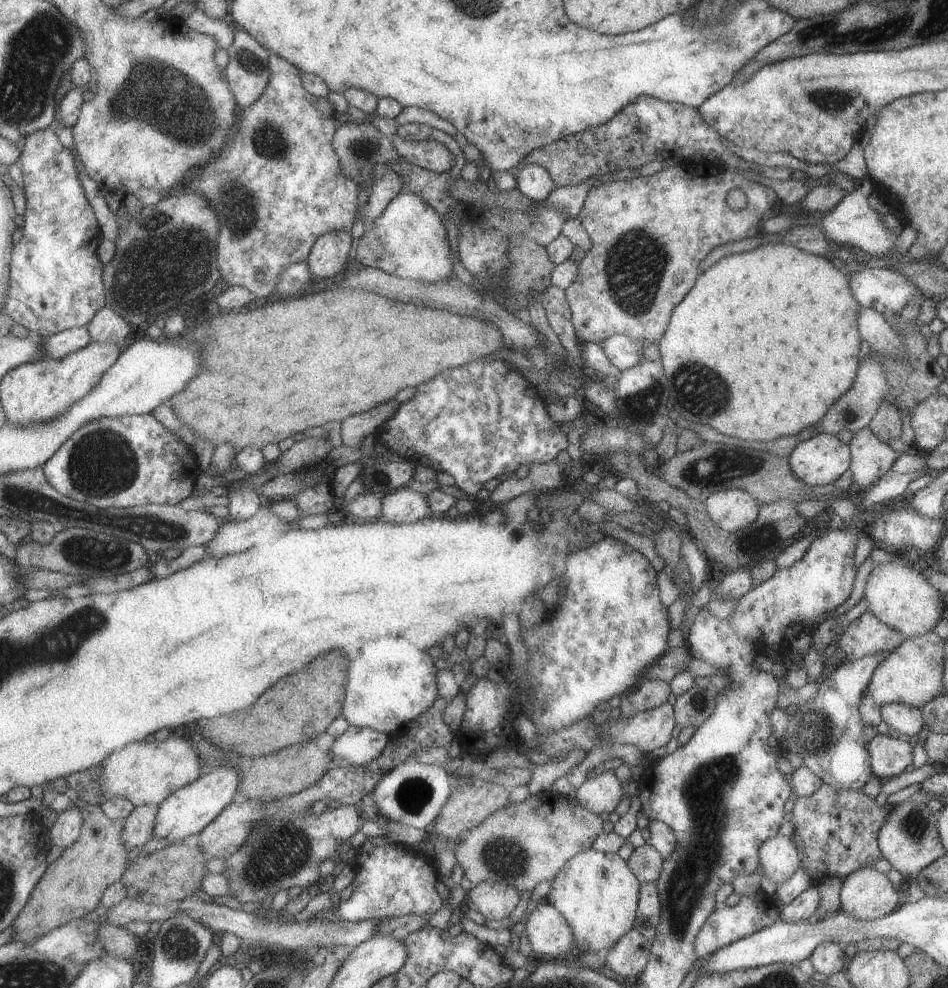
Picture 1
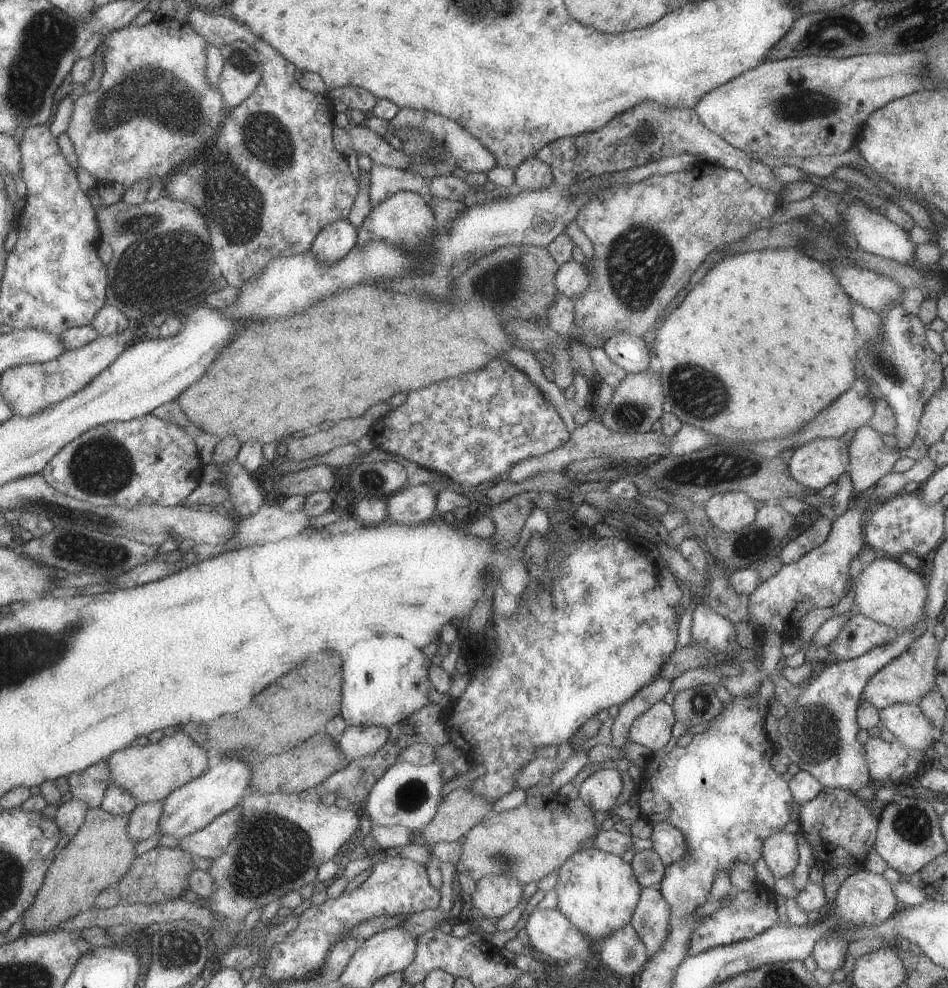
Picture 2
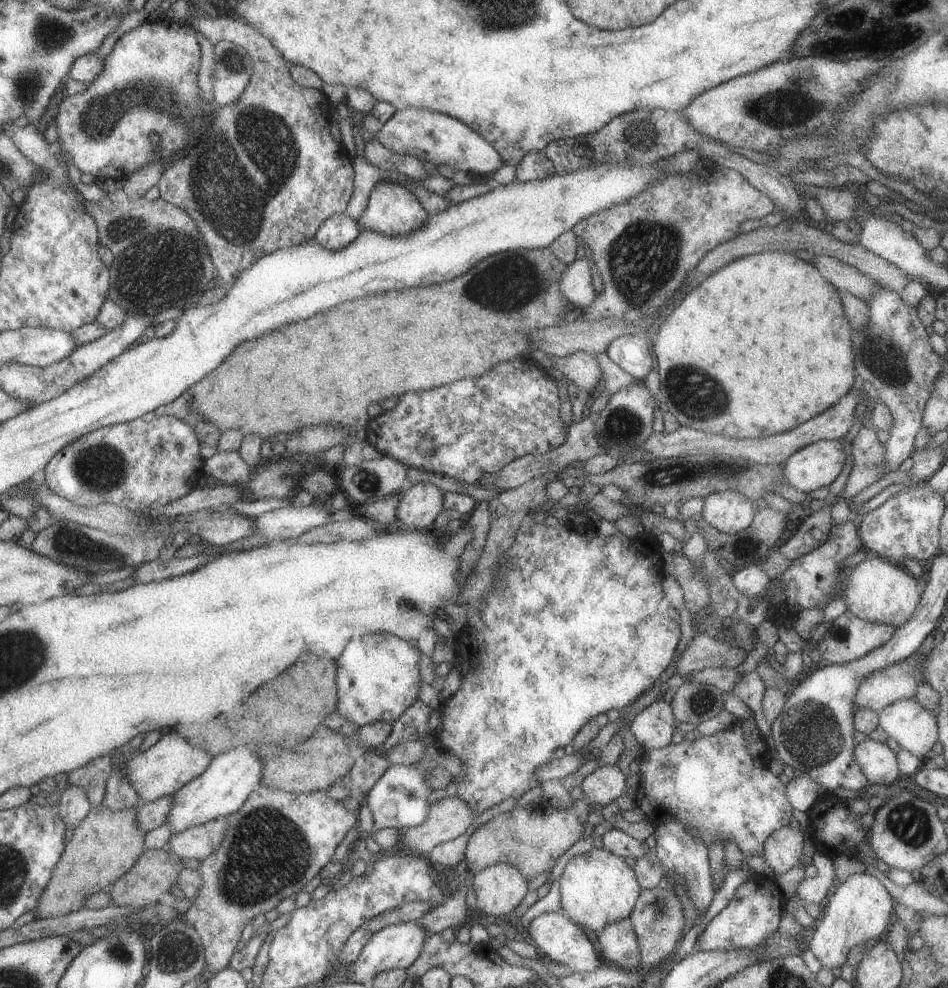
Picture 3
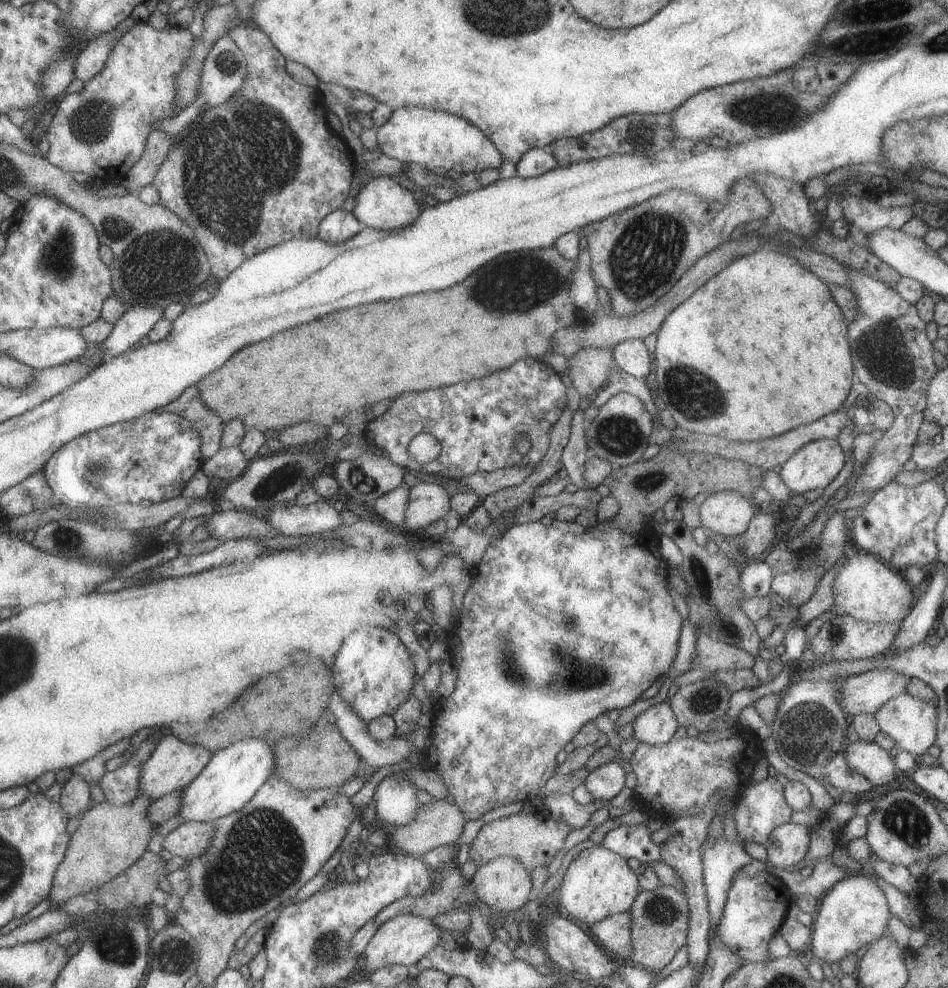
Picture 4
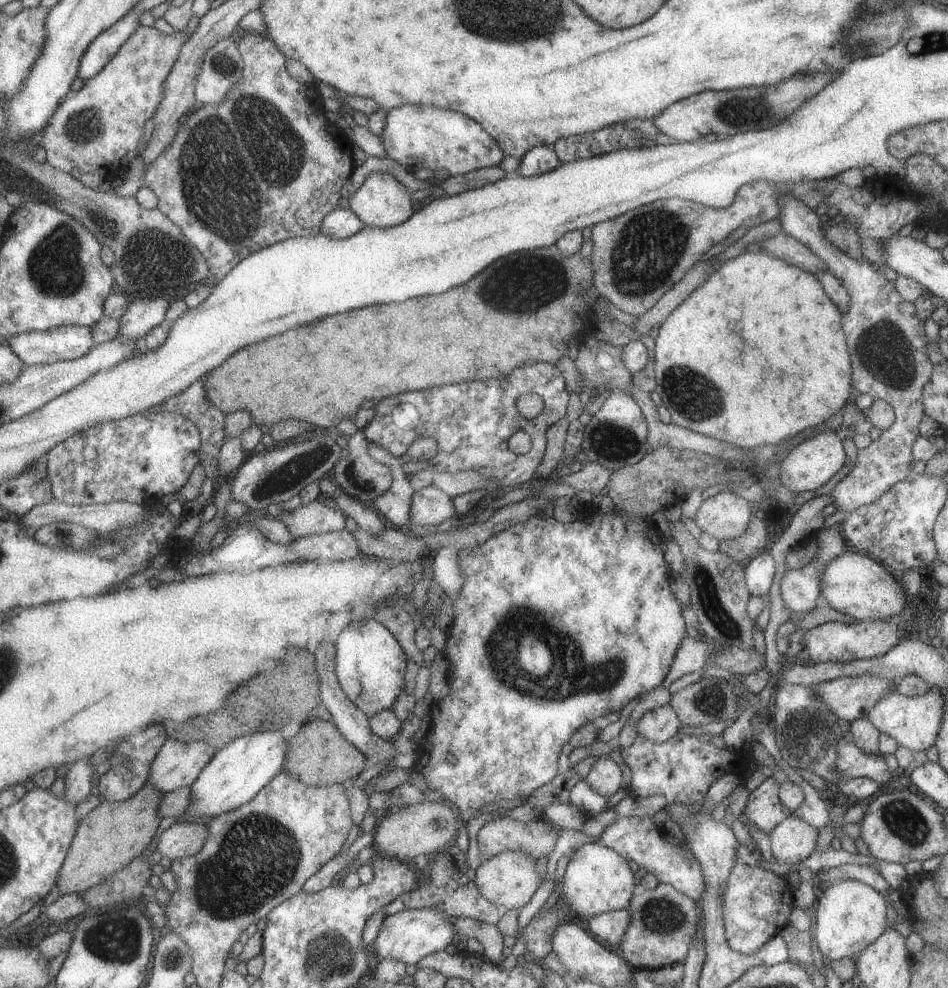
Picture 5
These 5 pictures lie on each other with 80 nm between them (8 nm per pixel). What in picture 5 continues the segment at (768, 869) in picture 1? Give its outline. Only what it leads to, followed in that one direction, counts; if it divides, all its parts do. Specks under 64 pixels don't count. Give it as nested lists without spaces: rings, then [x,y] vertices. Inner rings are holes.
[[[792,814],[768,834],[770,852],[777,863],[795,864],[815,848],[817,829]]]

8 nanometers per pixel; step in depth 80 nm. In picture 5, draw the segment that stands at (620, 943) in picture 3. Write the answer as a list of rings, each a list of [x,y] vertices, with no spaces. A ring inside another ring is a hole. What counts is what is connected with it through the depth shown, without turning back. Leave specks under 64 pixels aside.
[[[617,909],[606,913],[592,916],[587,920],[587,930],[595,936],[601,938],[603,942],[615,946],[620,940],[630,921],[630,914],[627,909]]]

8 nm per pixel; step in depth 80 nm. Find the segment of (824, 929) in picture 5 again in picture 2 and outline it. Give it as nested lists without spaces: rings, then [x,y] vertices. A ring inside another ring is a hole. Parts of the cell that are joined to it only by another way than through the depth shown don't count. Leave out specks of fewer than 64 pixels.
[[[861,867],[857,872],[851,873],[843,884],[837,889],[834,906],[834,915],[842,921],[868,927],[877,926],[889,918],[899,907],[899,902],[887,882],[880,874],[873,873]],[[838,933],[818,939],[811,951],[816,968],[826,971],[841,969],[847,952],[847,944],[847,941],[838,937]]]

